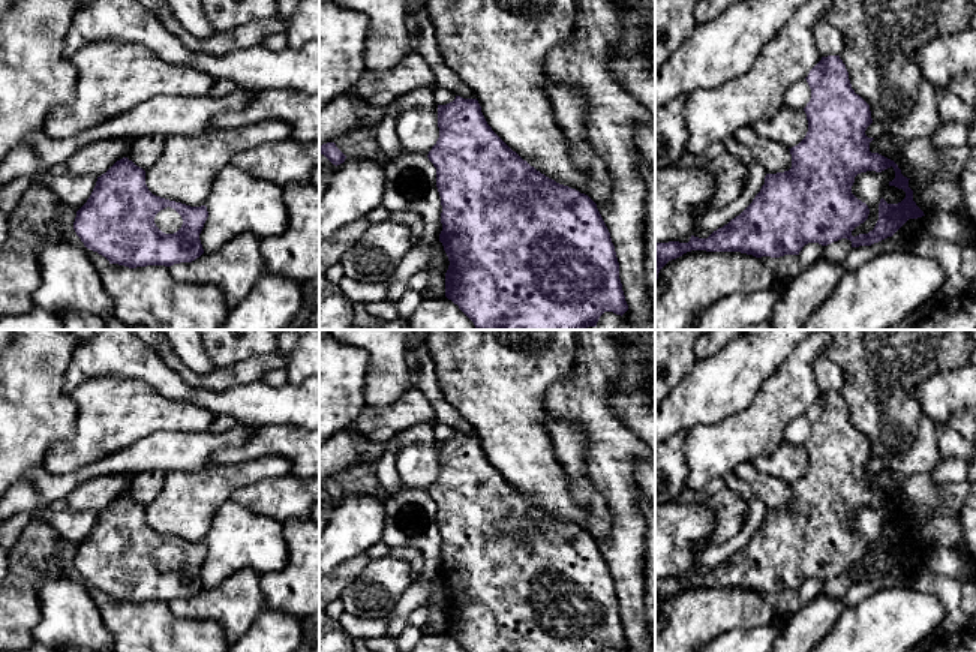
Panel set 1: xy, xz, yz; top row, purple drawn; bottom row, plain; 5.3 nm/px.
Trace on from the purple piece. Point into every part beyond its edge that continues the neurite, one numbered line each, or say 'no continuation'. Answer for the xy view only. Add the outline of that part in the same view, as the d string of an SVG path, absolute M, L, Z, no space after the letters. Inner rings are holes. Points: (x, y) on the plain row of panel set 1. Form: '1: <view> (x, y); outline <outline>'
1: xy (168, 556); outline M166 543L156 550L154 559L162 568L174 570L181 564L183 555L174 544Z

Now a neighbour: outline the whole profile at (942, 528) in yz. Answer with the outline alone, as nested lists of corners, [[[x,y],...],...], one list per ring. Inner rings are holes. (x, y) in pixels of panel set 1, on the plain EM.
[[[940,505],[931,514],[921,517],[919,523],[913,526],[913,537],[924,550],[963,547],[964,532],[960,513]]]

